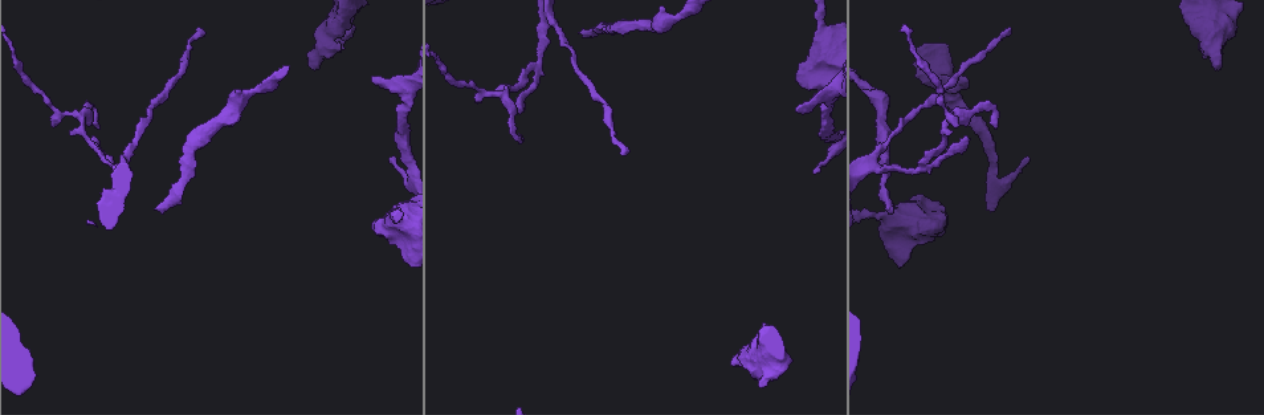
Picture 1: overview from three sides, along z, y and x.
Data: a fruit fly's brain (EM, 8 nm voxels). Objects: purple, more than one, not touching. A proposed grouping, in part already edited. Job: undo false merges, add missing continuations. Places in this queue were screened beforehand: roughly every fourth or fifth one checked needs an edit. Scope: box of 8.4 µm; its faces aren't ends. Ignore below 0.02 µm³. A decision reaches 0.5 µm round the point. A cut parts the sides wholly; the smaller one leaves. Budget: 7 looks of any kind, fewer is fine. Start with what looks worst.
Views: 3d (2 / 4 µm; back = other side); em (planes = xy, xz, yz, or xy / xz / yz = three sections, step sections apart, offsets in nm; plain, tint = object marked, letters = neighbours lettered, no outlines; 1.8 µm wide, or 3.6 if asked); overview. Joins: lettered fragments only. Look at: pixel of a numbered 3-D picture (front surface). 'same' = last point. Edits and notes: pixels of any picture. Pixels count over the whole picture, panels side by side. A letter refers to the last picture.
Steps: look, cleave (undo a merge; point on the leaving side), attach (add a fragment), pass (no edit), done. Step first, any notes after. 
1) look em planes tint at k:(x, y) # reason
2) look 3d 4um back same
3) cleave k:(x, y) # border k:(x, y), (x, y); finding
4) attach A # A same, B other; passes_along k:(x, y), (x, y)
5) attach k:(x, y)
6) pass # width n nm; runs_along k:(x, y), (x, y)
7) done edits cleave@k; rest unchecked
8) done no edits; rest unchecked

look em planes letters at 1:(965, 78) # branch stops here

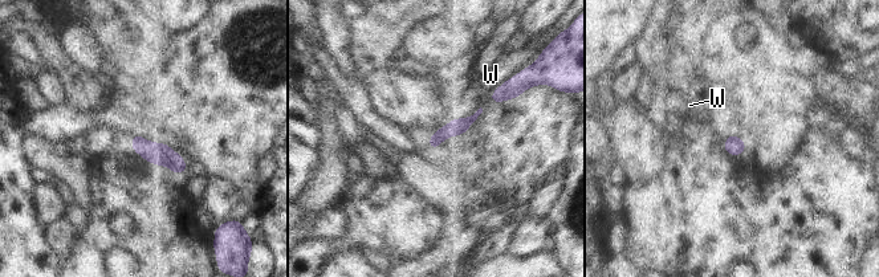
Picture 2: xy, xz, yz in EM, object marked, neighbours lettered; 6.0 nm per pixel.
pass # longest_contact W 160 nm; W other; none of them fits

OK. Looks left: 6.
look em yz step 8 letters at 1:(892, 213) # branch stops here

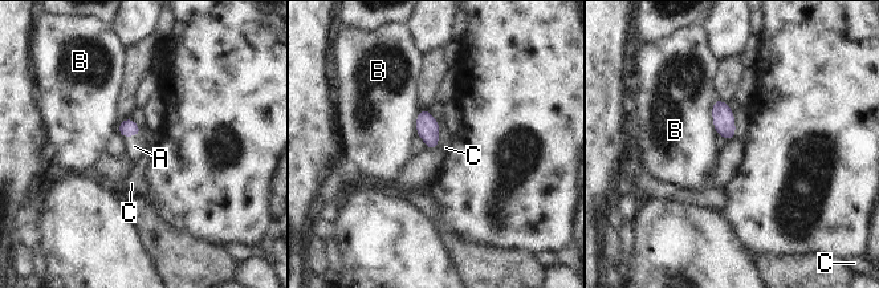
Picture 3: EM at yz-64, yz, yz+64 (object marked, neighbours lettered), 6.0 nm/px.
look em planes letters same

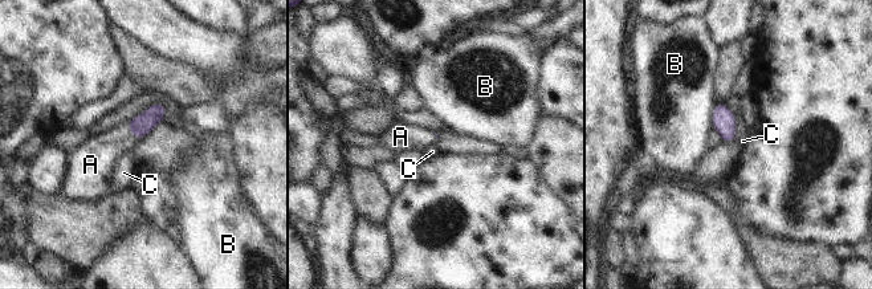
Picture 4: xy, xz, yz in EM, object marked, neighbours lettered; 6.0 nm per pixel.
attach A # A same, B other, C other; passes_along 4:(142, 125), (131, 134), (97, 157); the neuron continues

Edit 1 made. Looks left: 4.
done edits attach@4; rest unchecked

